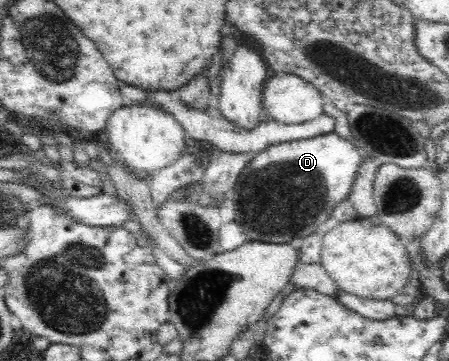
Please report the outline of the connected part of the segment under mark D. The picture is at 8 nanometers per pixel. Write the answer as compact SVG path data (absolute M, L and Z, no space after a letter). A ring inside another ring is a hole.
M335 132L268 146L264 152L253 154L242 170L236 220L251 241L298 242L316 232L335 205L349 198L364 157L354 142Z

